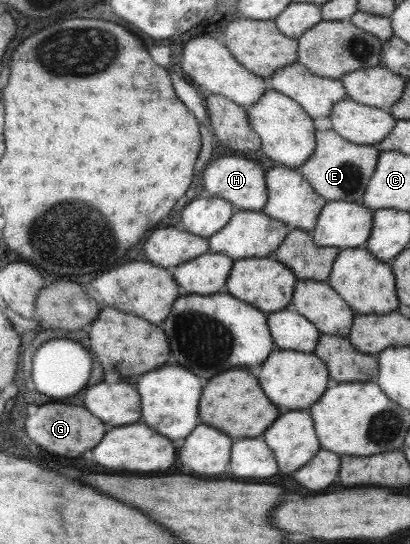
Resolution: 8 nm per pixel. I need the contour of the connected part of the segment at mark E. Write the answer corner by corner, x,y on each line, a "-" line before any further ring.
315,130
315,148
313,154
298,166
296,170
301,173
311,185
311,188
326,201
345,201
362,204
362,196
367,183
373,174
379,149
374,145
353,144
333,130

